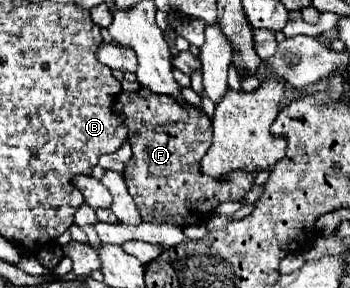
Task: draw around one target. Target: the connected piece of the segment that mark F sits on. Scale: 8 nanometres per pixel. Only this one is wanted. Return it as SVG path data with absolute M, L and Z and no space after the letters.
M143 88L139 92L121 92L115 98L113 112L117 112L129 128L127 140L131 144L133 156L131 156L129 166L125 166L123 176L125 176L125 184L137 204L137 210L143 222L173 224L177 228L187 228L189 224L205 224L219 204L241 202L251 190L257 172L247 172L239 168L239 170L229 172L225 178L213 178L213 176L205 176L199 170L199 162L205 150L211 146L211 118L199 106L181 104L173 96L155 94Z

